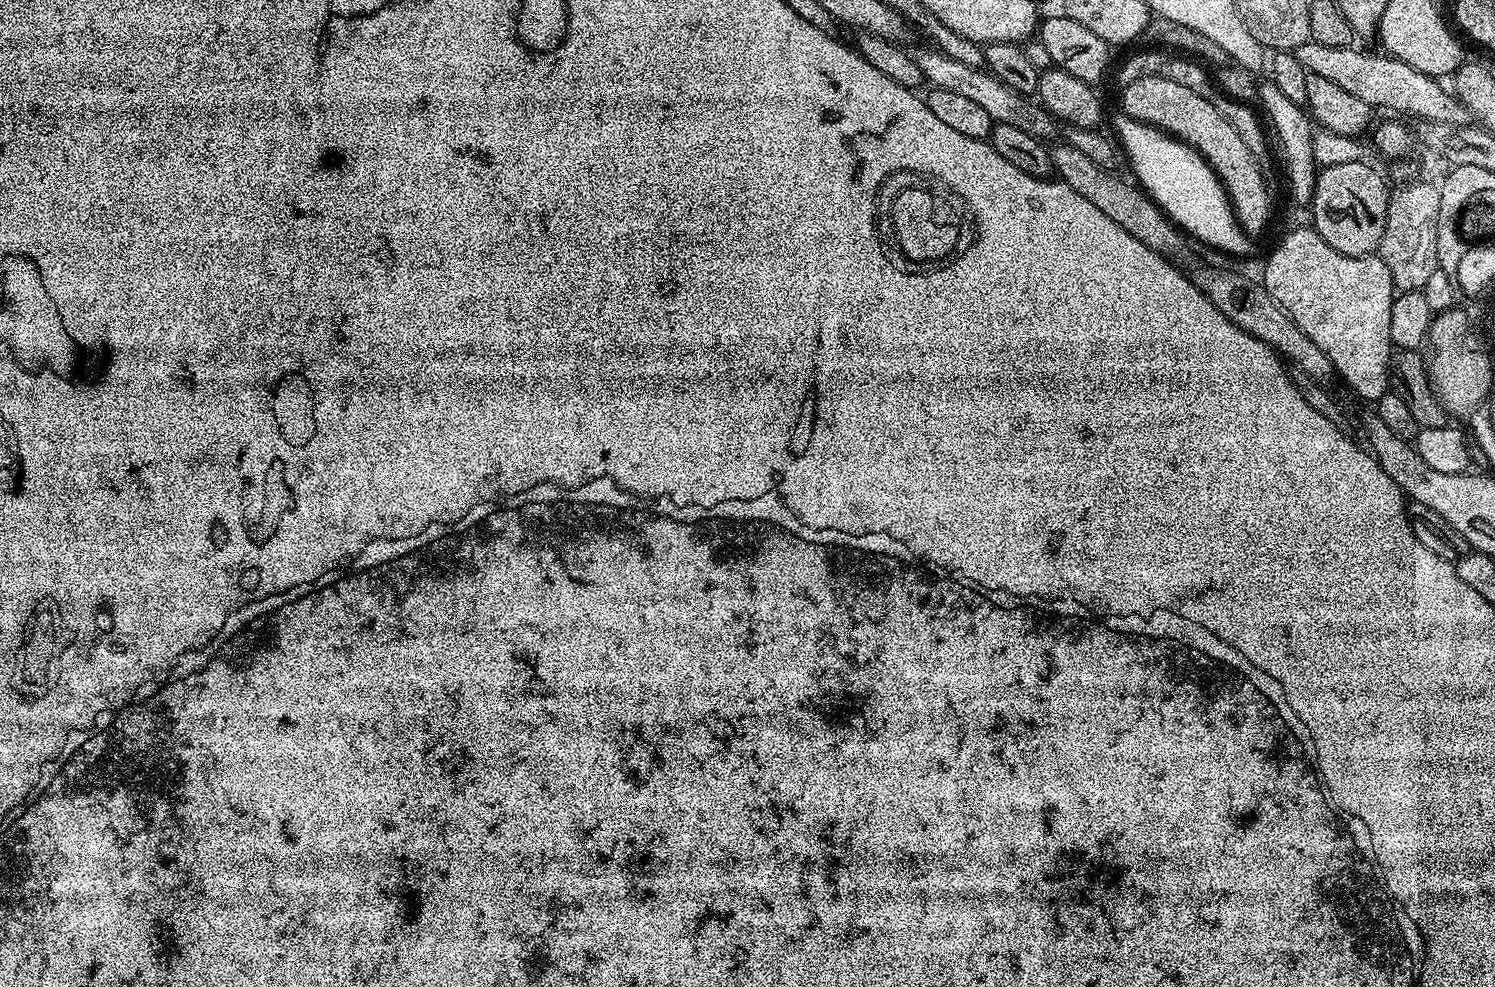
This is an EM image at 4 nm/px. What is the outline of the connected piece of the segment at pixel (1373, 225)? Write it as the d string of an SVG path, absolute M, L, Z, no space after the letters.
M1364 160L1320 168L1310 205L1311 227L1338 254L1371 256L1379 249L1382 230L1386 230L1389 195L1390 184L1380 177L1378 169L1371 168Z

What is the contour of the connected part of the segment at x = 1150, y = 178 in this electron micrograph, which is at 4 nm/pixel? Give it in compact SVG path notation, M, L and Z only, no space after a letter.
M1168 136L1164 148L1160 148L1160 164L1140 164L1140 168L1144 168L1144 172L1133 173L1137 183L1187 235L1192 234L1202 243L1234 256L1251 252L1253 239L1240 228L1216 172L1188 144Z

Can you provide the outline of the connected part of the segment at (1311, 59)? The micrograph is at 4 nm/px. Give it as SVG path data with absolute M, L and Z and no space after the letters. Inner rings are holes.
M1309 40L1293 49L1299 64L1309 75L1327 78L1337 83L1342 90L1354 94L1373 108L1388 108L1389 113L1406 112L1417 116L1420 122L1446 122L1447 124L1467 124L1470 120L1468 107L1456 96L1455 91L1443 88L1435 76L1427 76L1414 66L1385 53L1362 52L1357 47L1322 46Z

